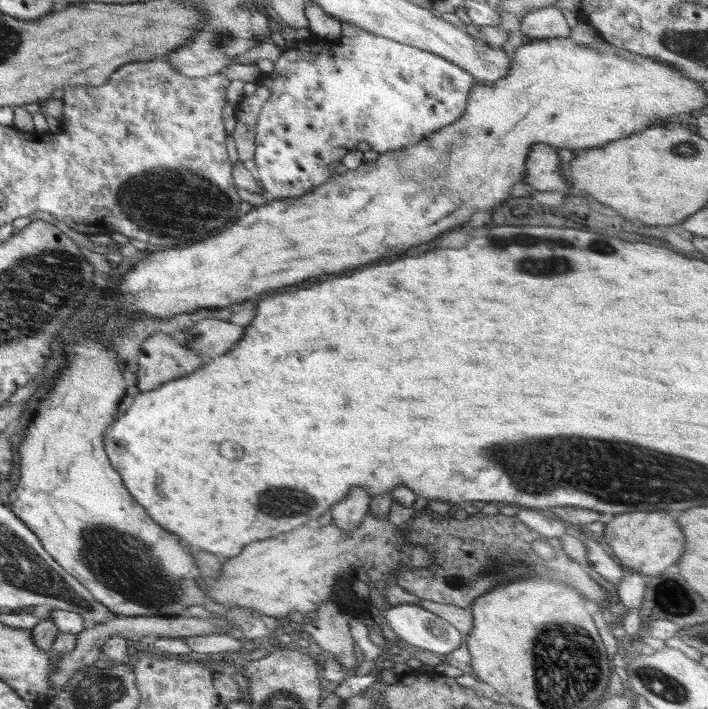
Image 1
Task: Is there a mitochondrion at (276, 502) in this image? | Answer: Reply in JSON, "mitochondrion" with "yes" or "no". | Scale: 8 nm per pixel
{"mitochondrion":"yes"}

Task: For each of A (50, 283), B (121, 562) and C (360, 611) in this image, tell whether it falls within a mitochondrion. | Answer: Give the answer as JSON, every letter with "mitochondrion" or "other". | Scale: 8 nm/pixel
{"A":"mitochondrion","B":"mitochondrion","C":"other"}

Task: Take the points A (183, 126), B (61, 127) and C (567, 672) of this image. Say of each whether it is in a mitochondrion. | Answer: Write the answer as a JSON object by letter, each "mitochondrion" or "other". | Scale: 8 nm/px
{"A":"other","B":"other","C":"mitochondrion"}

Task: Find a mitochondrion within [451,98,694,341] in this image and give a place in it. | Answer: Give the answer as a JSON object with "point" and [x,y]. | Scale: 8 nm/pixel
{"point":[535,248]}

